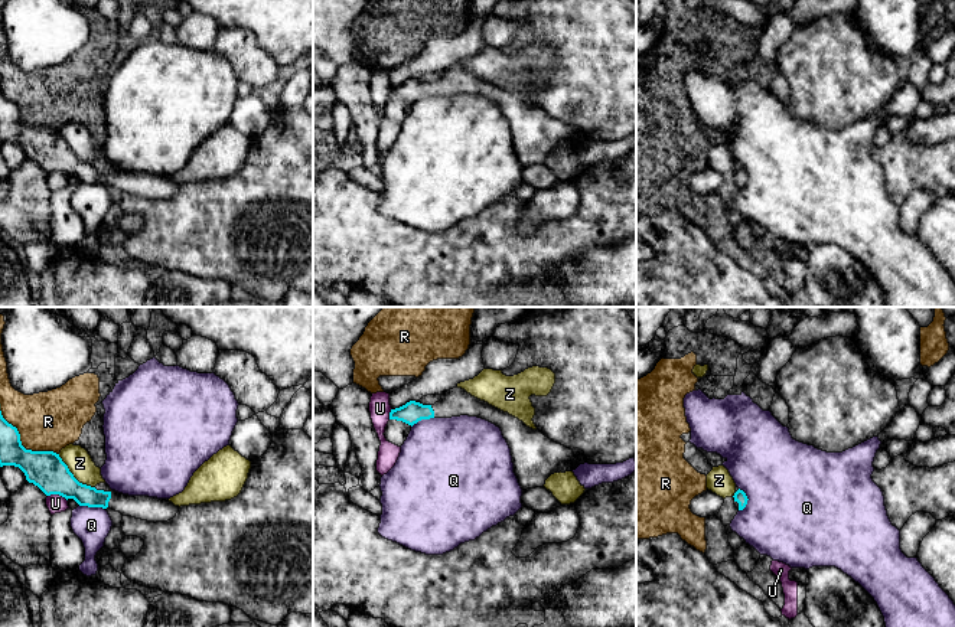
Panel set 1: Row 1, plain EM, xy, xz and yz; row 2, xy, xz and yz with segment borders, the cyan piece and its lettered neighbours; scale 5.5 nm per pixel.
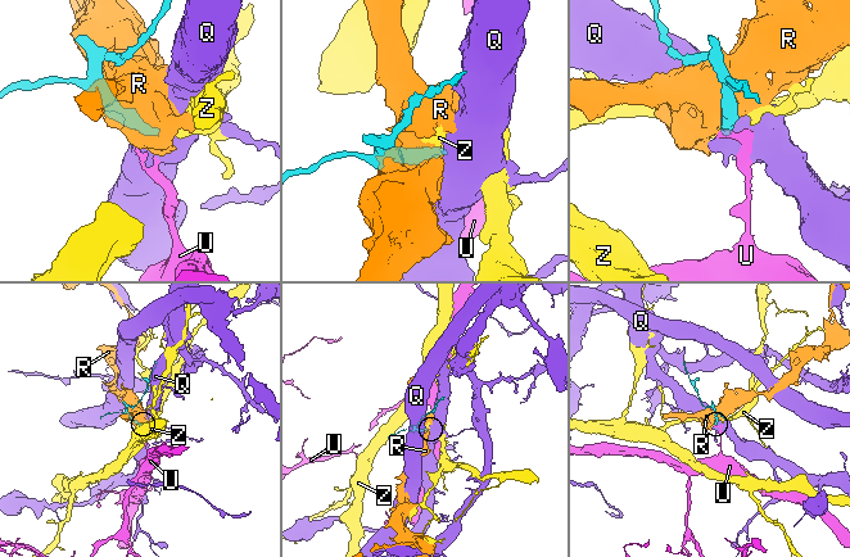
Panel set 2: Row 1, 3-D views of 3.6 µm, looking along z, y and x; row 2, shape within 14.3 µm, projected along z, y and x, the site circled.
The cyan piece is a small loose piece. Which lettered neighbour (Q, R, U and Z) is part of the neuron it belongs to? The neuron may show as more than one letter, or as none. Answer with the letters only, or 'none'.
none

